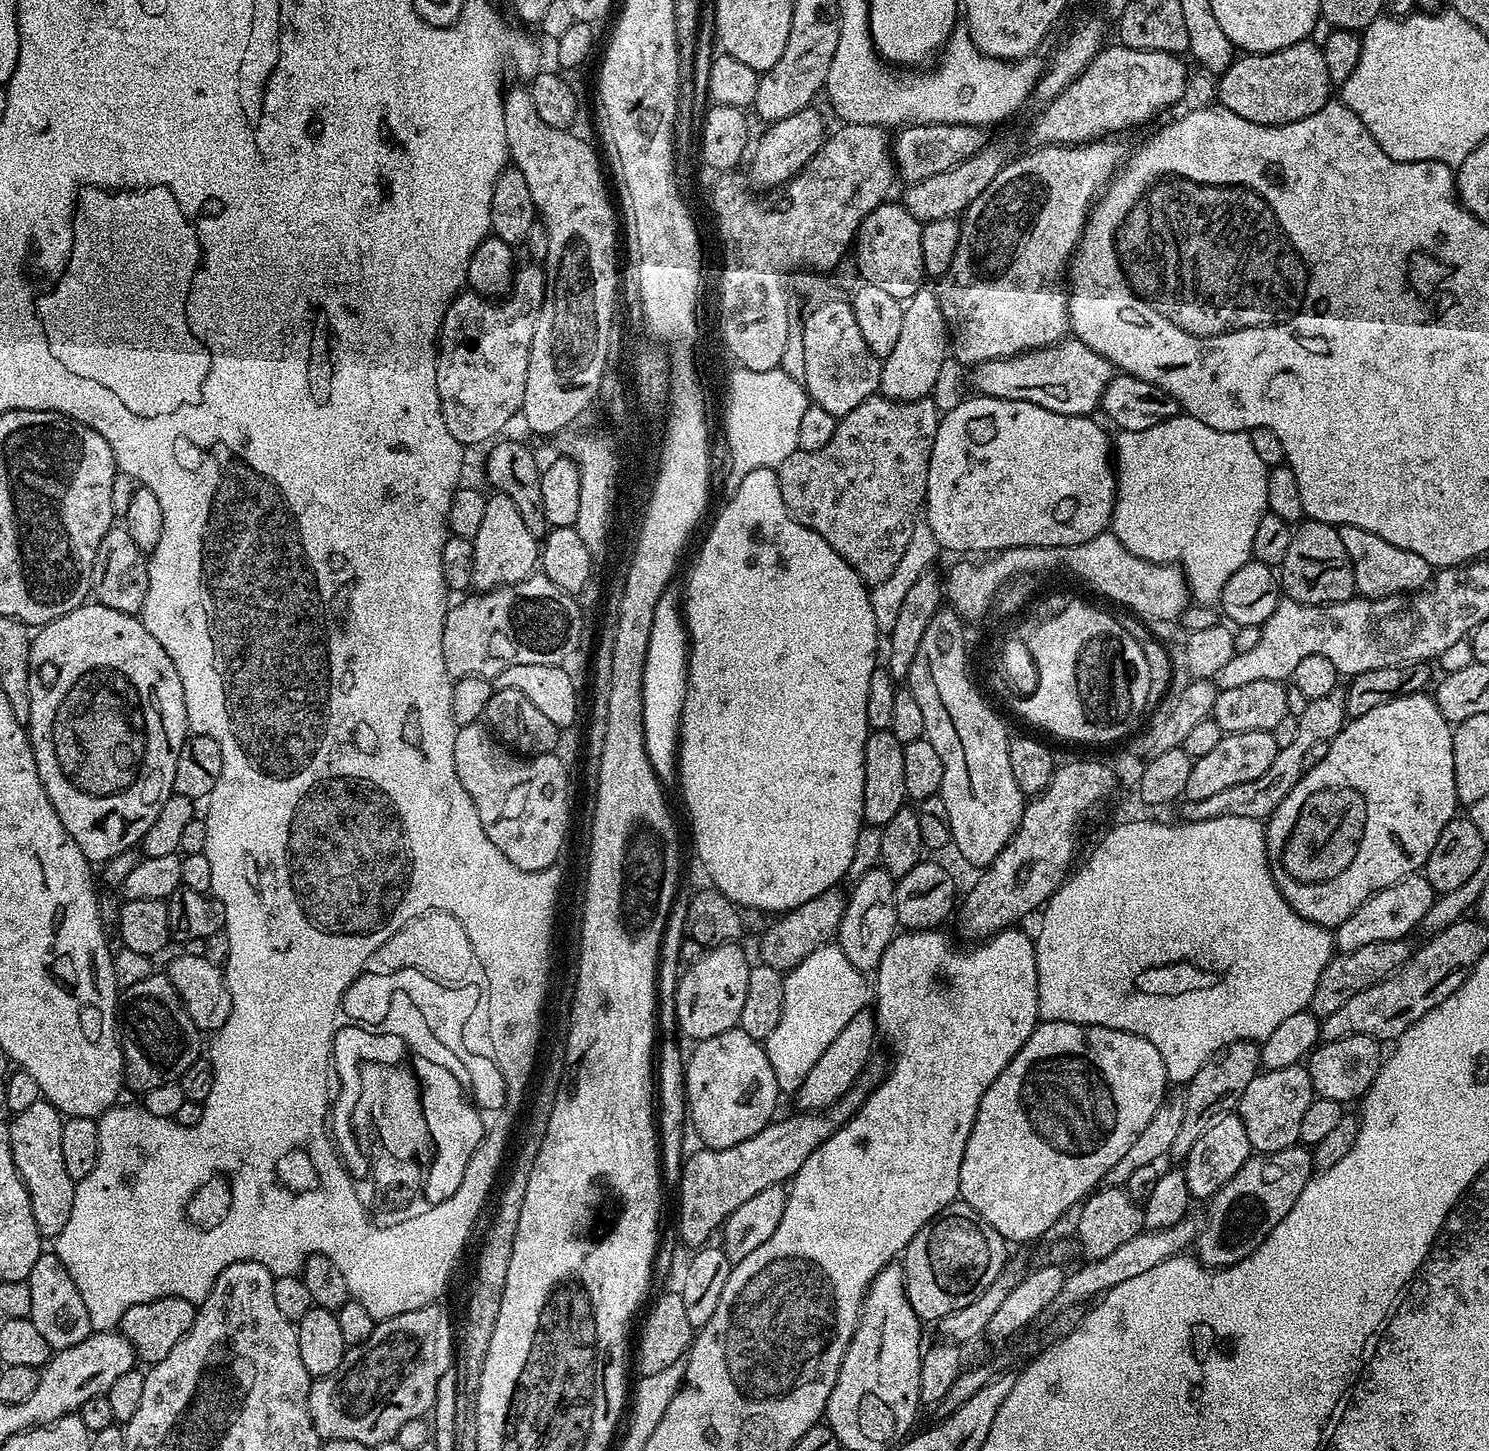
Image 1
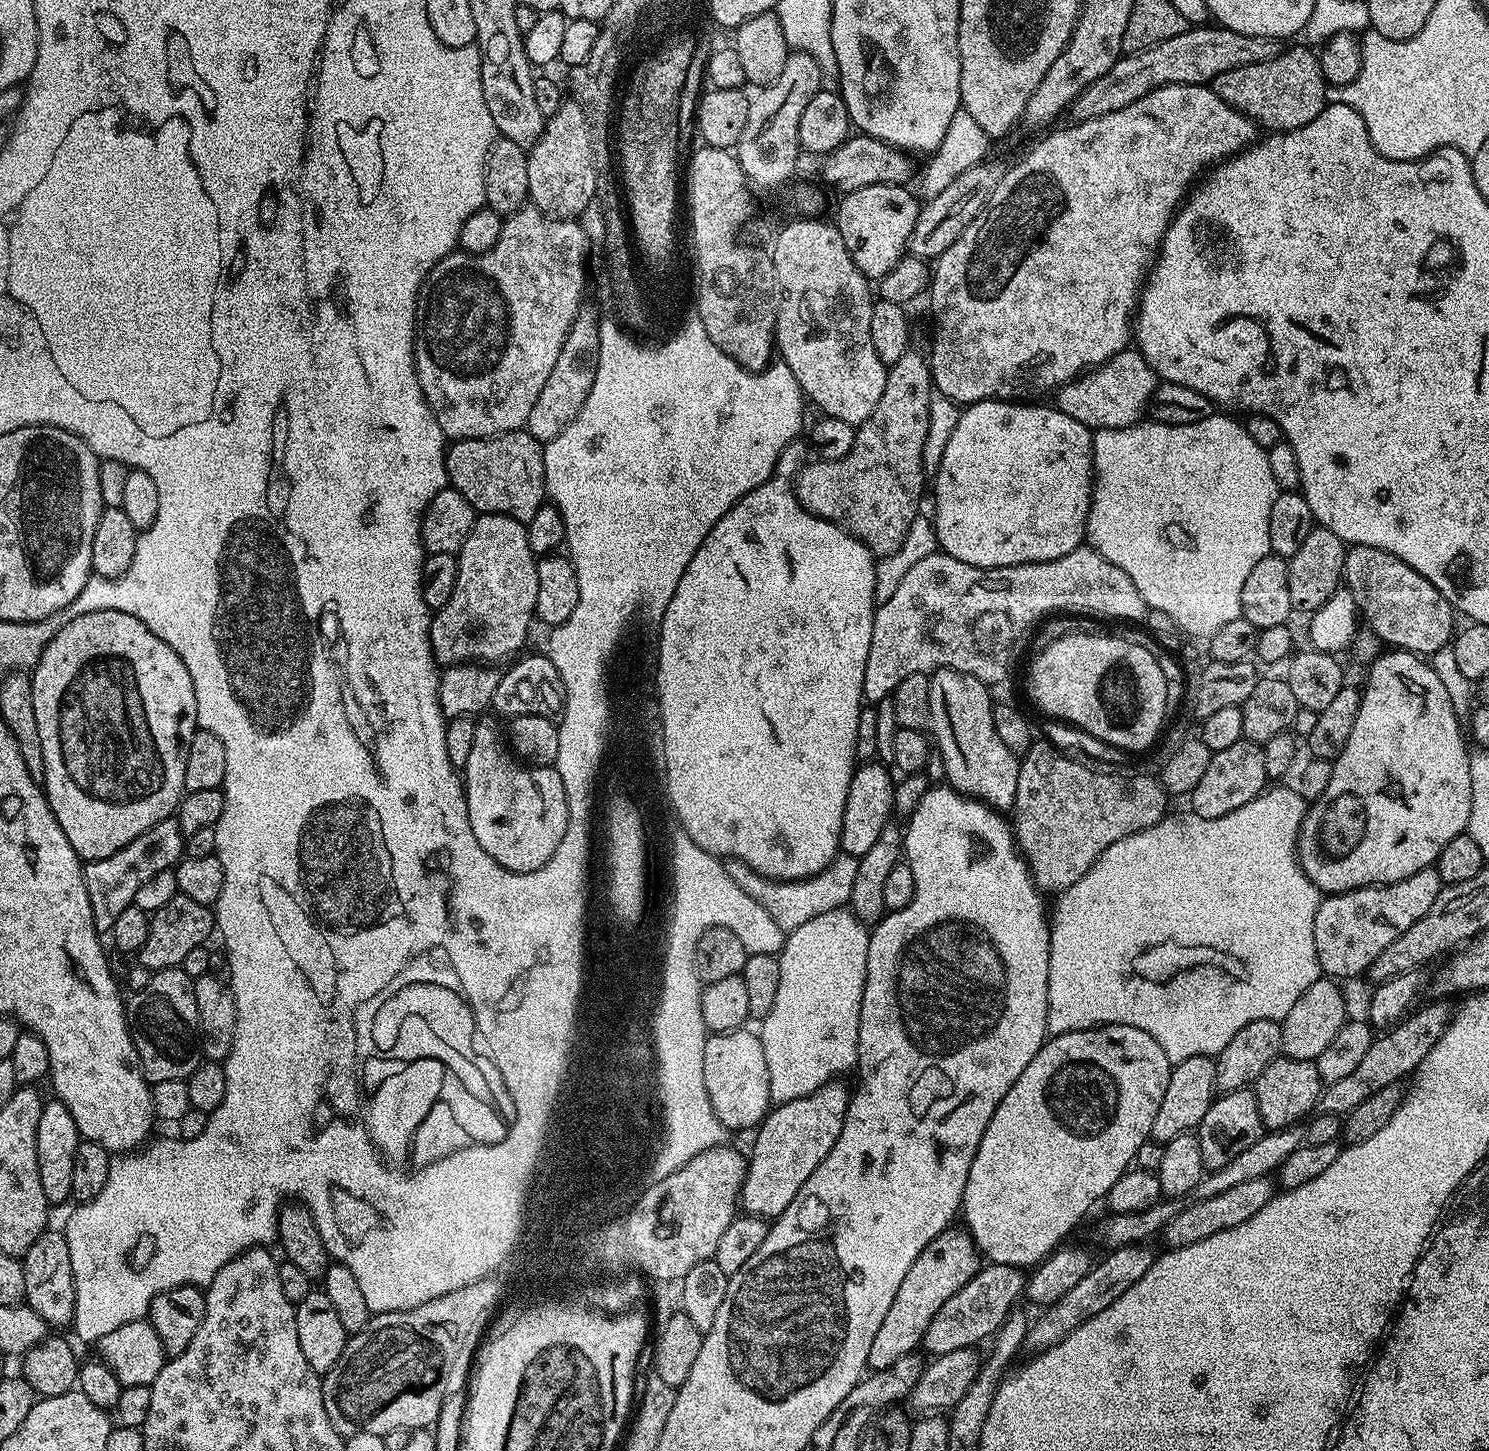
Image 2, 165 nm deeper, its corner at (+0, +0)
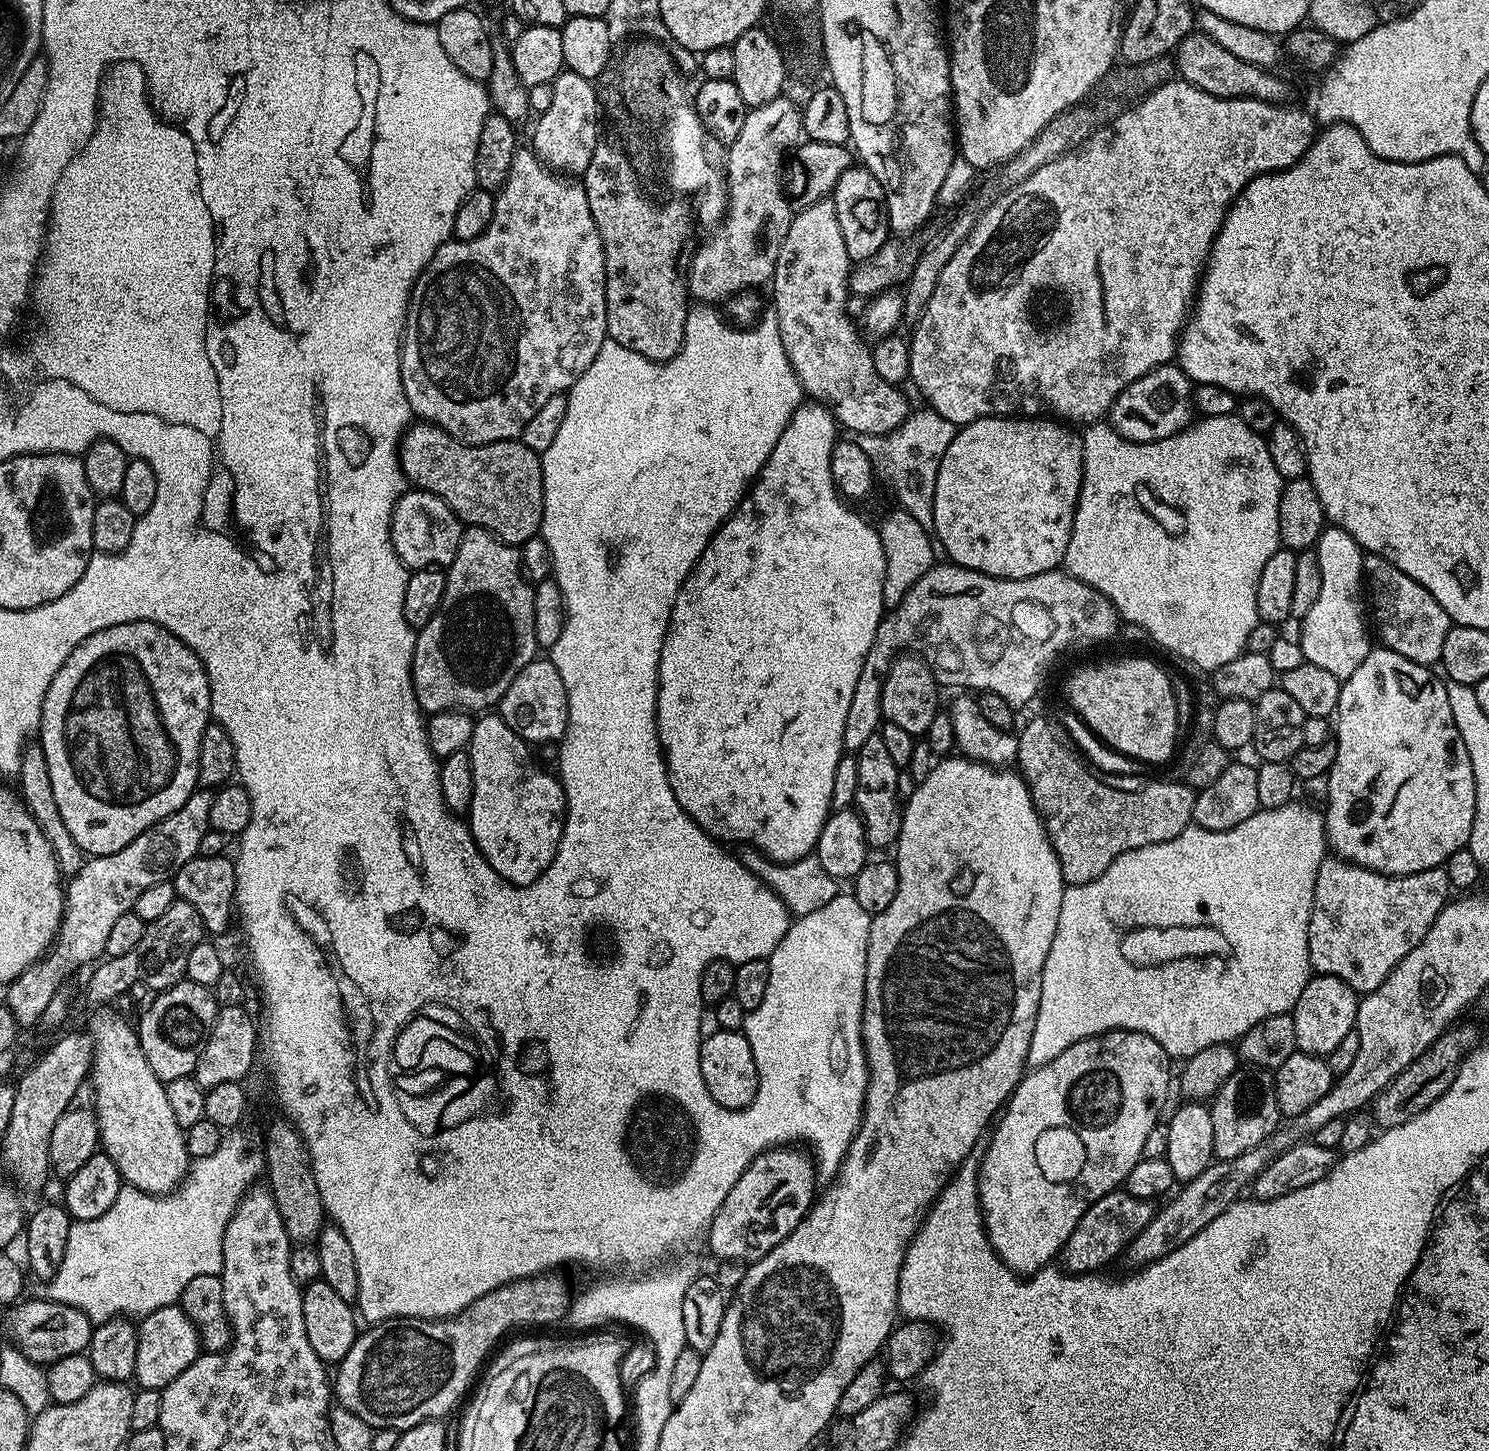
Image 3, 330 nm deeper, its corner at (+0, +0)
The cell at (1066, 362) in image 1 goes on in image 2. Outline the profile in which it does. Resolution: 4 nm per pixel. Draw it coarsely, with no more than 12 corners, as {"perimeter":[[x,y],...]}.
{"perimeter":[[1135,347],[1064,384],[1060,411],[1093,430],[1141,423],[1158,387]]}

